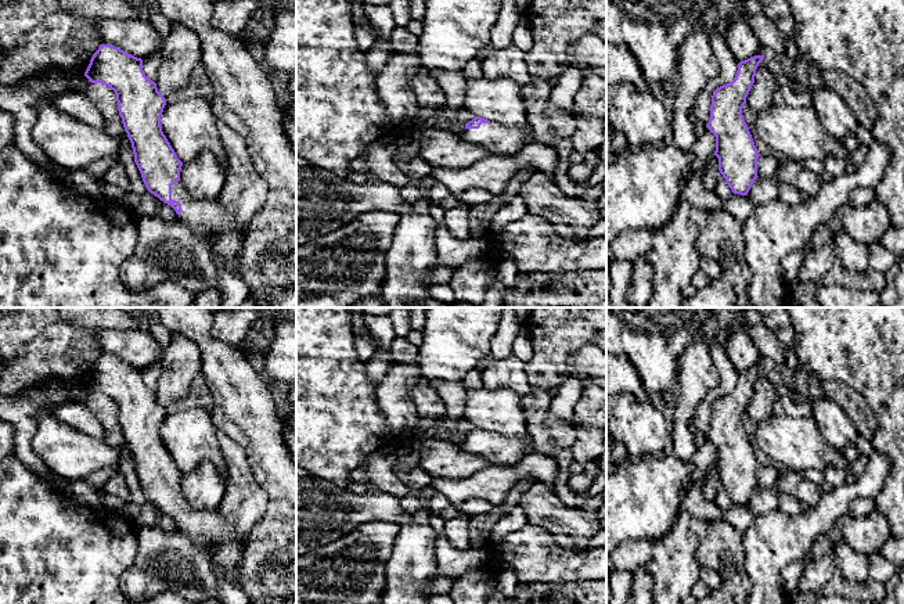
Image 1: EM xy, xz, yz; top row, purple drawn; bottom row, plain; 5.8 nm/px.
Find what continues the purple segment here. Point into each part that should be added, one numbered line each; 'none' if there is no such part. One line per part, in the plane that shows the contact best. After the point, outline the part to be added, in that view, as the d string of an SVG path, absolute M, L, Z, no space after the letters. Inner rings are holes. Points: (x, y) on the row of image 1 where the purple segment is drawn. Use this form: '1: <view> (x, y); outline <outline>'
1: xy (226, 236); outline M181 180L172 186L172 199L181 204L180 223L192 231L202 230L226 267L239 276L239 255L245 230L216 199L191 198Z

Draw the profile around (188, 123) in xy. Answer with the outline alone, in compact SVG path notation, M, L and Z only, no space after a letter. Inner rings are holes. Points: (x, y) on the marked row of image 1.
M195 91L166 103L161 116L162 132L177 158L187 163L202 152L213 154L227 172L228 159L216 126L208 96Z

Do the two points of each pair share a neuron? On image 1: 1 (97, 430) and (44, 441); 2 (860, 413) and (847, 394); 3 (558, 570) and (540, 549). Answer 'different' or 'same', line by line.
1: different
2: same
3: same

